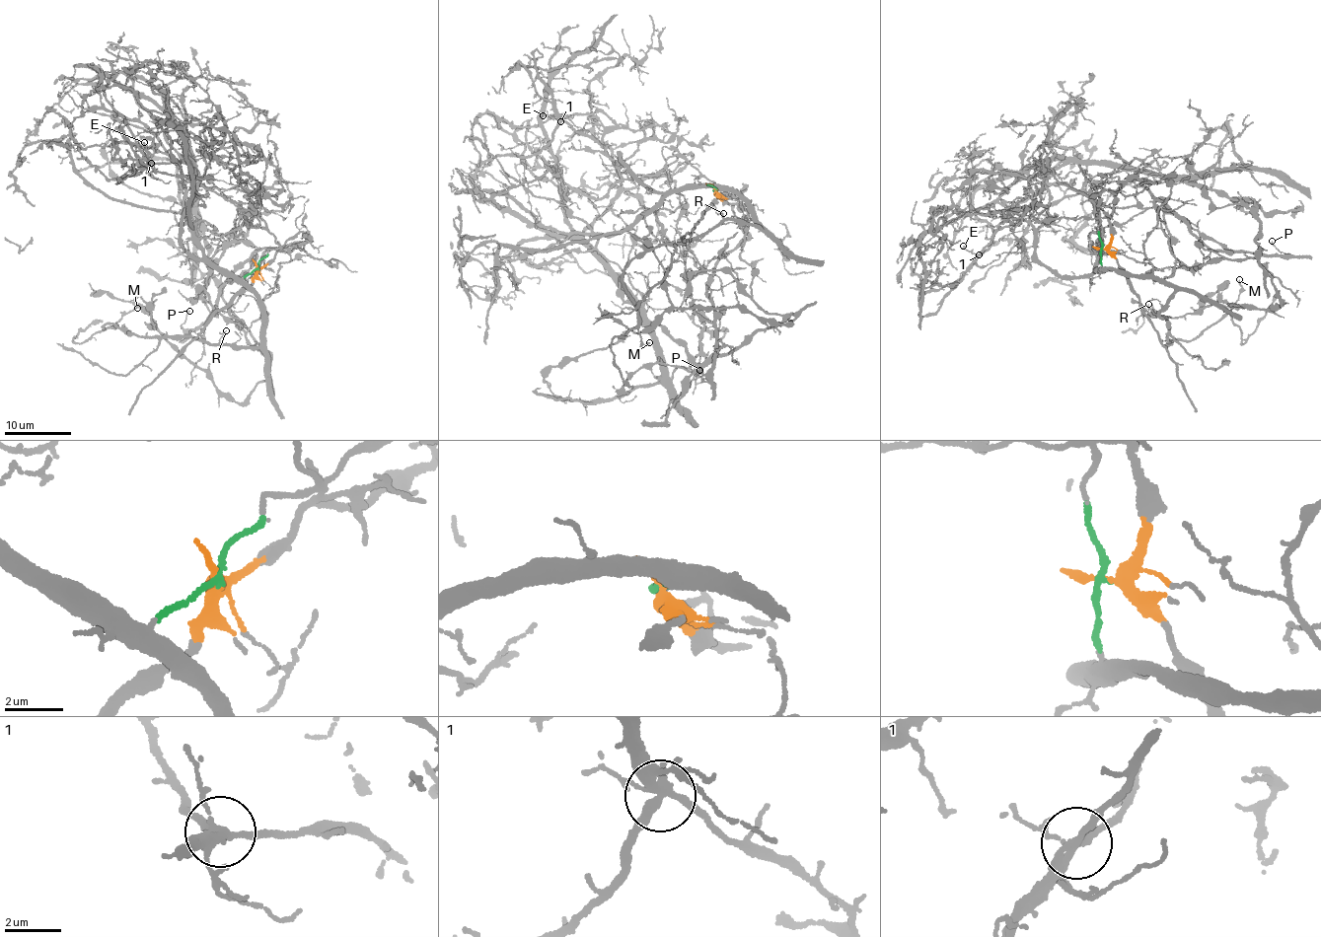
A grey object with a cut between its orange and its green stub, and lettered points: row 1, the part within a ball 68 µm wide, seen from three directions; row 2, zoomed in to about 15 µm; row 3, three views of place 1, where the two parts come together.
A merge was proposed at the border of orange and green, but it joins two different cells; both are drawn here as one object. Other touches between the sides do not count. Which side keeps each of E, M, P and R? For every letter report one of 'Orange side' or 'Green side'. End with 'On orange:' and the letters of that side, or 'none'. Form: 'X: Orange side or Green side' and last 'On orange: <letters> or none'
E: Green side
M: Green side
P: Orange side
R: Green side
On orange: P

